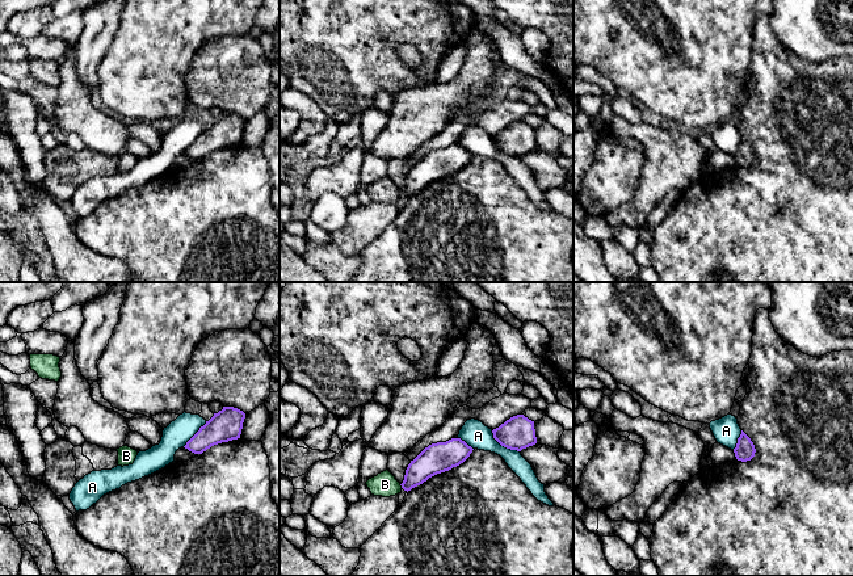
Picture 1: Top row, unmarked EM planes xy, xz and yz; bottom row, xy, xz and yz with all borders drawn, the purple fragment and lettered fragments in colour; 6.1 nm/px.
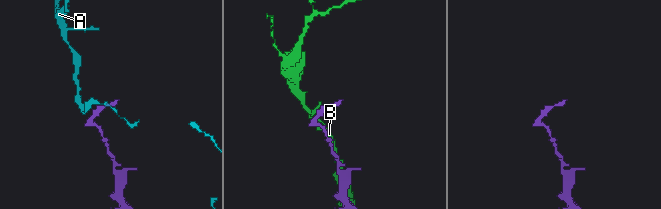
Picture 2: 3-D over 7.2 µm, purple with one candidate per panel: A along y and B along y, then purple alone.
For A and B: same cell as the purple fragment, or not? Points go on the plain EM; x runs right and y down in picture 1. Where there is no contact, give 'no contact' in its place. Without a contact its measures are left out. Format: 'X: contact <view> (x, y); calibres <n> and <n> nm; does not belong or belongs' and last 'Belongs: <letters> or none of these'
A: contact xz (503, 151); calibres 200 and 160 nm; does not belong
B: contact xz (400, 190); calibres 170 and 150 nm; does not belong
Belongs: none of these

